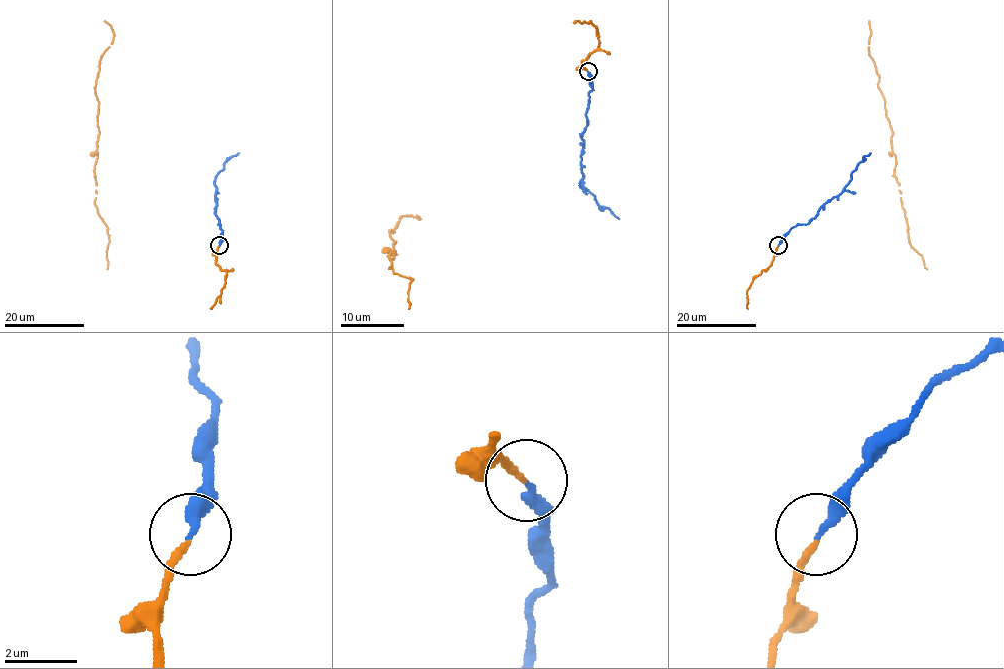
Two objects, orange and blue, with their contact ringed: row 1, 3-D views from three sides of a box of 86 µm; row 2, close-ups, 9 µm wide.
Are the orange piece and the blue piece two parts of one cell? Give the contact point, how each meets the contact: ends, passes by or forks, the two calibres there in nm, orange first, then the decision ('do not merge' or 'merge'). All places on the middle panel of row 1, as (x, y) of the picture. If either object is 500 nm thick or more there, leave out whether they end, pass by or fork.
(588, 71) | orange ends | blue ends | 180/280 nm | merge

